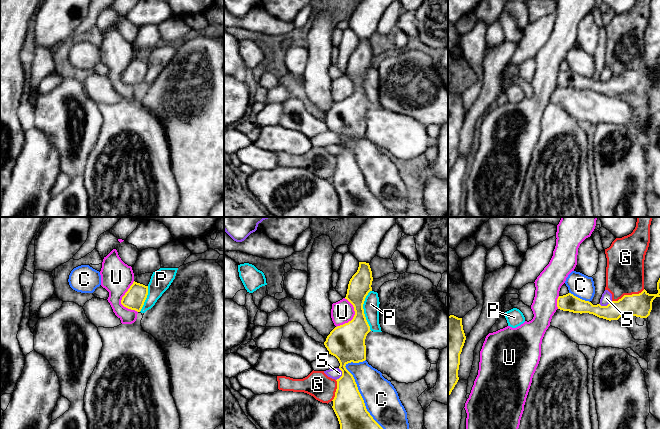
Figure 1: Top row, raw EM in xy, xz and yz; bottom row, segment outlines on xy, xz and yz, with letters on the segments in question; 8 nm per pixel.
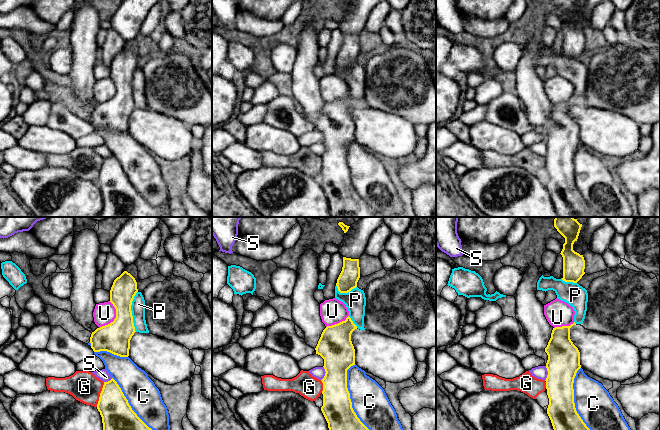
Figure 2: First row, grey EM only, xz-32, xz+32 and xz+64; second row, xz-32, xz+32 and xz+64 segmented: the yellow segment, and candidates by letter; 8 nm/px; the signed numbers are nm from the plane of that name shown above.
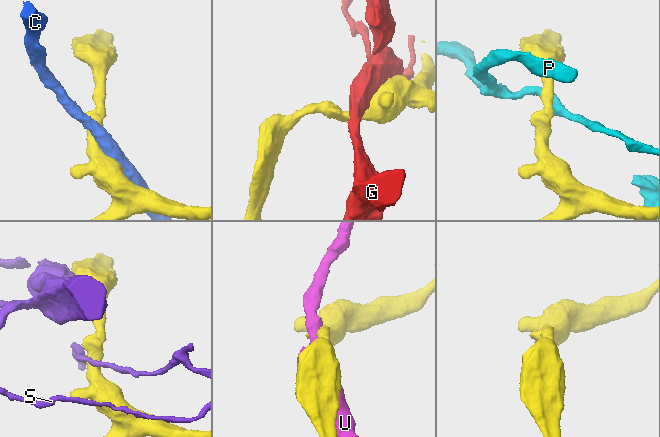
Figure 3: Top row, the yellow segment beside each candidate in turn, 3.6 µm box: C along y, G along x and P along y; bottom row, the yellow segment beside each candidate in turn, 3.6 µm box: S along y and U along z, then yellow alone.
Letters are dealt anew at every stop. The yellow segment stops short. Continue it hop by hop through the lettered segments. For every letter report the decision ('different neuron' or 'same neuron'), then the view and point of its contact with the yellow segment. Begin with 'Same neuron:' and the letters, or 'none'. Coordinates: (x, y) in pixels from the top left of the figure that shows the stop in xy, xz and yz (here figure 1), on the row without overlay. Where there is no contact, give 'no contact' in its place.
Same neuron: none
C: different neuron | xz (363, 177)
G: different neuron | yz (628, 71)
P: different neuron | xz (363, 86)
S: different neuron | xz (342, 150)
U: different neuron | xy (121, 76)

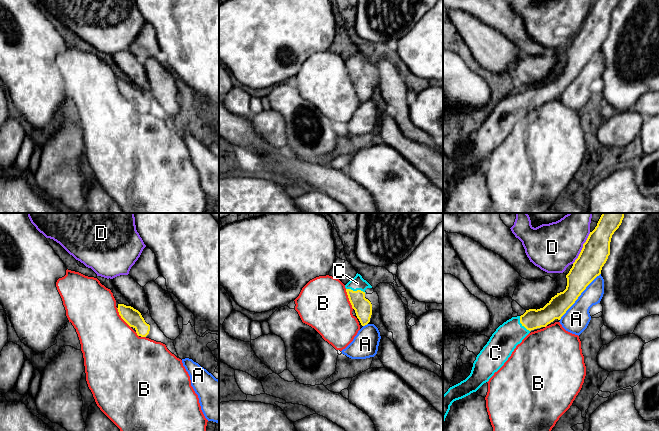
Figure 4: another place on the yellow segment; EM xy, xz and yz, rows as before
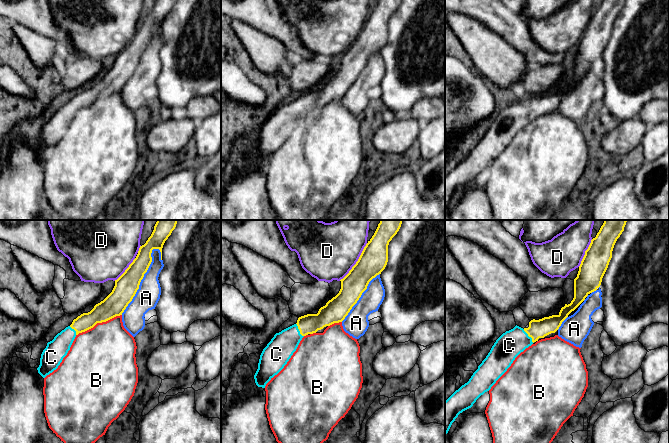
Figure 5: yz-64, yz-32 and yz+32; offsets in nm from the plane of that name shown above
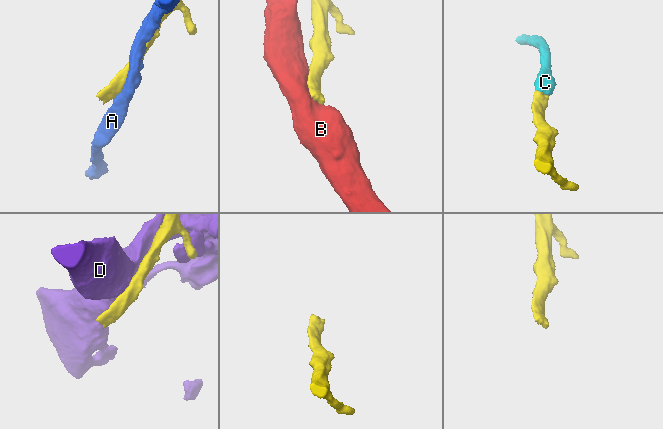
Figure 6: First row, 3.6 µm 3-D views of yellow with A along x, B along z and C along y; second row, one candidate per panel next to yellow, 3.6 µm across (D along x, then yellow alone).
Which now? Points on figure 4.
Same neuron: C
A: different neuron | yz (579, 71)
B: different neuron | xz (349, 75)
C: same neuron | xz (357, 66)
D: different neuron | yz (582, 24)

